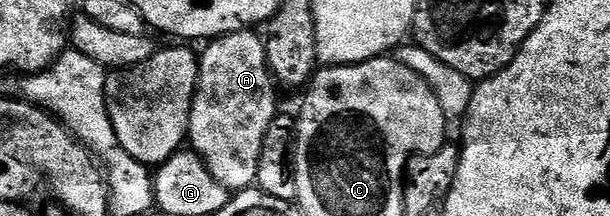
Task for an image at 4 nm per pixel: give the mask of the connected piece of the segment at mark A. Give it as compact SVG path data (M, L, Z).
M254 29L226 34L208 41L199 54L199 83L191 100L191 128L189 146L203 157L209 172L228 192L238 192L256 185L257 164L261 160L261 144L265 144L265 132L277 113L275 90L277 83L267 62L267 44L262 33Z

